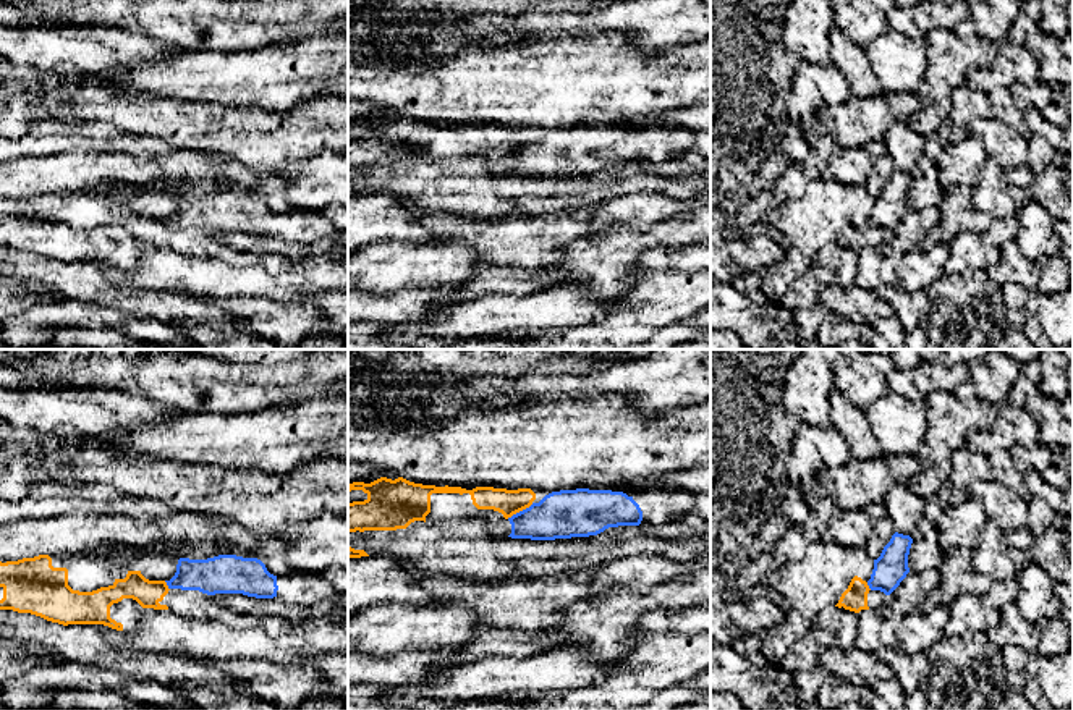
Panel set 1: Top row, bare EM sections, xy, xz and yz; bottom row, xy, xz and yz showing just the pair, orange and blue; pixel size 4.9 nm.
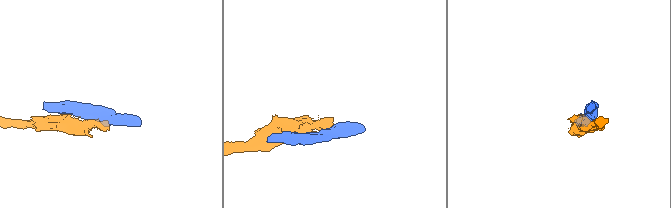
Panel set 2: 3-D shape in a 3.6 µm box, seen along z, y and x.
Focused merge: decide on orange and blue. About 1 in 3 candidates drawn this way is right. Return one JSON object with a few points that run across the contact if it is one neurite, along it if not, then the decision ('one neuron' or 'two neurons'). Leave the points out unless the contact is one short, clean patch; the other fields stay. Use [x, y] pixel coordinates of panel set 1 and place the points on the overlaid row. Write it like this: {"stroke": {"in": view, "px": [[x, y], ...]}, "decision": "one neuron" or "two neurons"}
{"stroke": {"in": "xz", "px": [[533, 503], [507, 518]]}, "decision": "two neurons"}

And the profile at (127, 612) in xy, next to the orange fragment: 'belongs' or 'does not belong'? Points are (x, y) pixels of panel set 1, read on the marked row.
belongs

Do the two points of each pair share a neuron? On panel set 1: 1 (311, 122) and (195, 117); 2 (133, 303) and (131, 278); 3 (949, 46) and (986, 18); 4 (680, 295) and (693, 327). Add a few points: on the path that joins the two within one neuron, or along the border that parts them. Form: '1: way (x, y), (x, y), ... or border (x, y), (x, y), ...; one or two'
1: way (282, 128), (224, 128); one
2: border (99, 266), (115, 283), (169, 291); two
3: border (976, 33), (997, 44); two
4: border (693, 314), (656, 332); two

